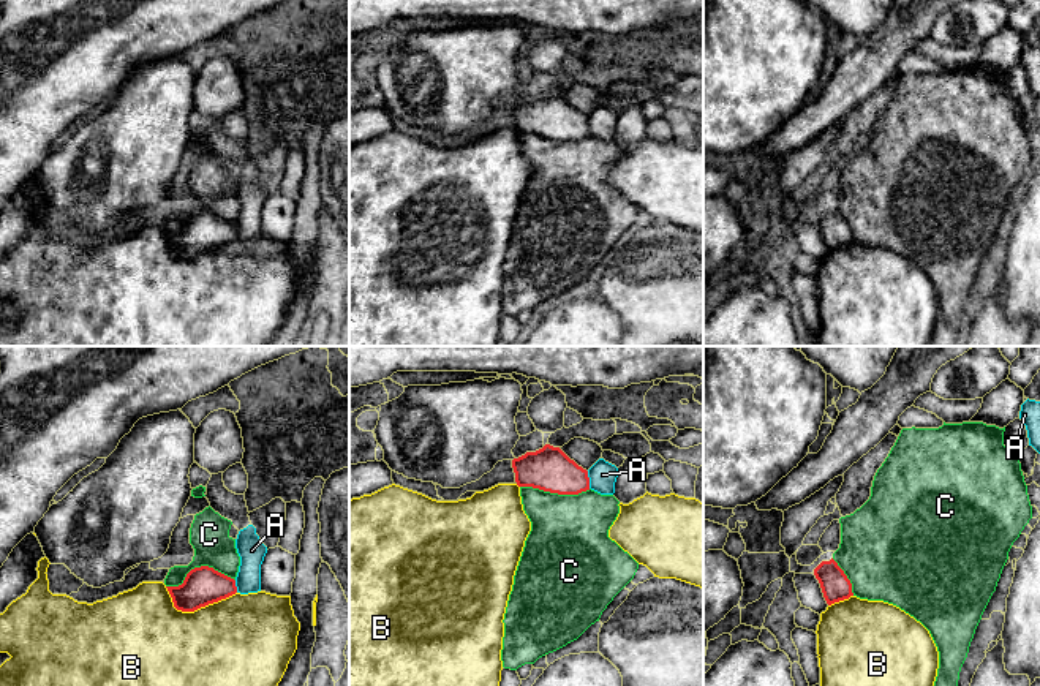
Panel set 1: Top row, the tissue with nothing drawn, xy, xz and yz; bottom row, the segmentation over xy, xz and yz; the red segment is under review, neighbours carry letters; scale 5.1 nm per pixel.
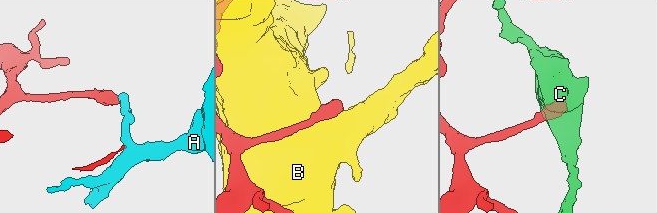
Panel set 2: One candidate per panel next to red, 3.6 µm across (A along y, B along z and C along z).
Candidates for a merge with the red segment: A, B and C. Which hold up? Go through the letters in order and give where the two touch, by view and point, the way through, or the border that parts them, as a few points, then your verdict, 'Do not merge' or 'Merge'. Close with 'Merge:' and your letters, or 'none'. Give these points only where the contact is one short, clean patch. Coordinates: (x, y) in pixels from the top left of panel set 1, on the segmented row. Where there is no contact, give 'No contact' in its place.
A: Touches red at xz (588, 479). Boundary: xz (587, 471), (590, 487). Do not merge
B: Touches red at xy (196, 609). Do not merge
C: Touches red at xy (198, 568). Boundary: xy (234, 580), (212, 568), (195, 566), (180, 584), (166, 587). Do not merge
Merge: none

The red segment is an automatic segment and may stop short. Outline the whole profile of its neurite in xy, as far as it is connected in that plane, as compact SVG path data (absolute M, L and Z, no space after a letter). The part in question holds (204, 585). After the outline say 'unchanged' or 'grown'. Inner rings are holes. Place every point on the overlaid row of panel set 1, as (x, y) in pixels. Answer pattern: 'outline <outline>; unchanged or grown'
outline M209 566L191 569L182 585L166 588L182 612L194 612L237 593L234 579Z; unchanged

